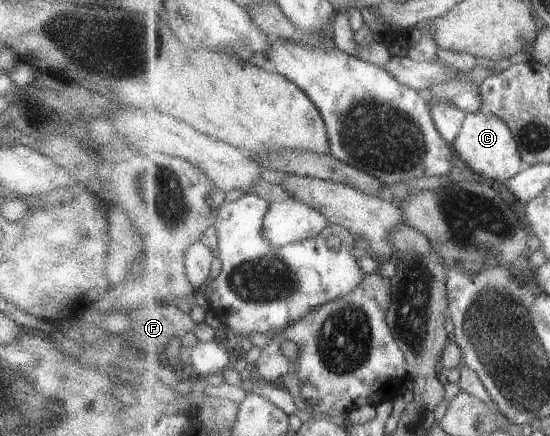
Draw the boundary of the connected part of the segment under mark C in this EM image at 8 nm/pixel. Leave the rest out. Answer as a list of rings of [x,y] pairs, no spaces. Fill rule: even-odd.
[[[479,111],[470,113],[463,125],[460,137],[455,141],[461,158],[476,172],[488,178],[508,182],[529,168],[524,161],[520,144],[506,119],[497,114]]]

